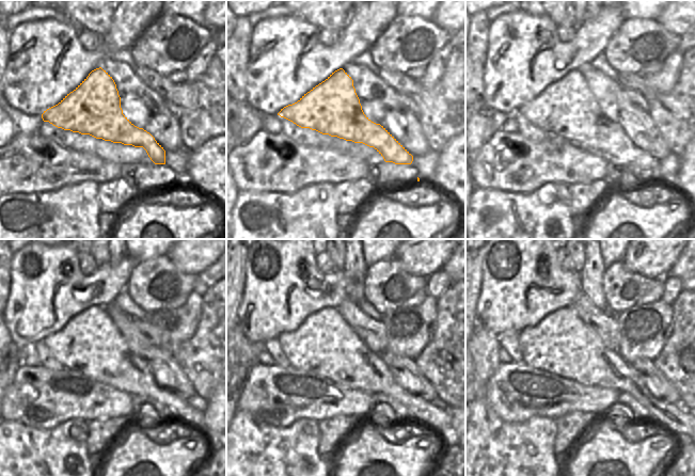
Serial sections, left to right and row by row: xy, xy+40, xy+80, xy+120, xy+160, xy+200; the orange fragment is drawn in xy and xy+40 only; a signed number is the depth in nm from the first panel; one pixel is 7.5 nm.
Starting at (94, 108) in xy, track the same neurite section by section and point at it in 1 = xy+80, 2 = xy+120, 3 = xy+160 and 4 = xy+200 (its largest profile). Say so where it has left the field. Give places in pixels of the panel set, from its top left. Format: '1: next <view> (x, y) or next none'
1: next xy+80 (567, 108)
2: next xy+120 (91, 344)
3: next xy+160 (324, 344)
4: next xy+200 (561, 344)

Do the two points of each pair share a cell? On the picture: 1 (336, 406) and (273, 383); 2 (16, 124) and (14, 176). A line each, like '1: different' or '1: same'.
1: same
2: different

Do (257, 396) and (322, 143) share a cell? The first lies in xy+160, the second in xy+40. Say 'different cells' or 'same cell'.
different cells

